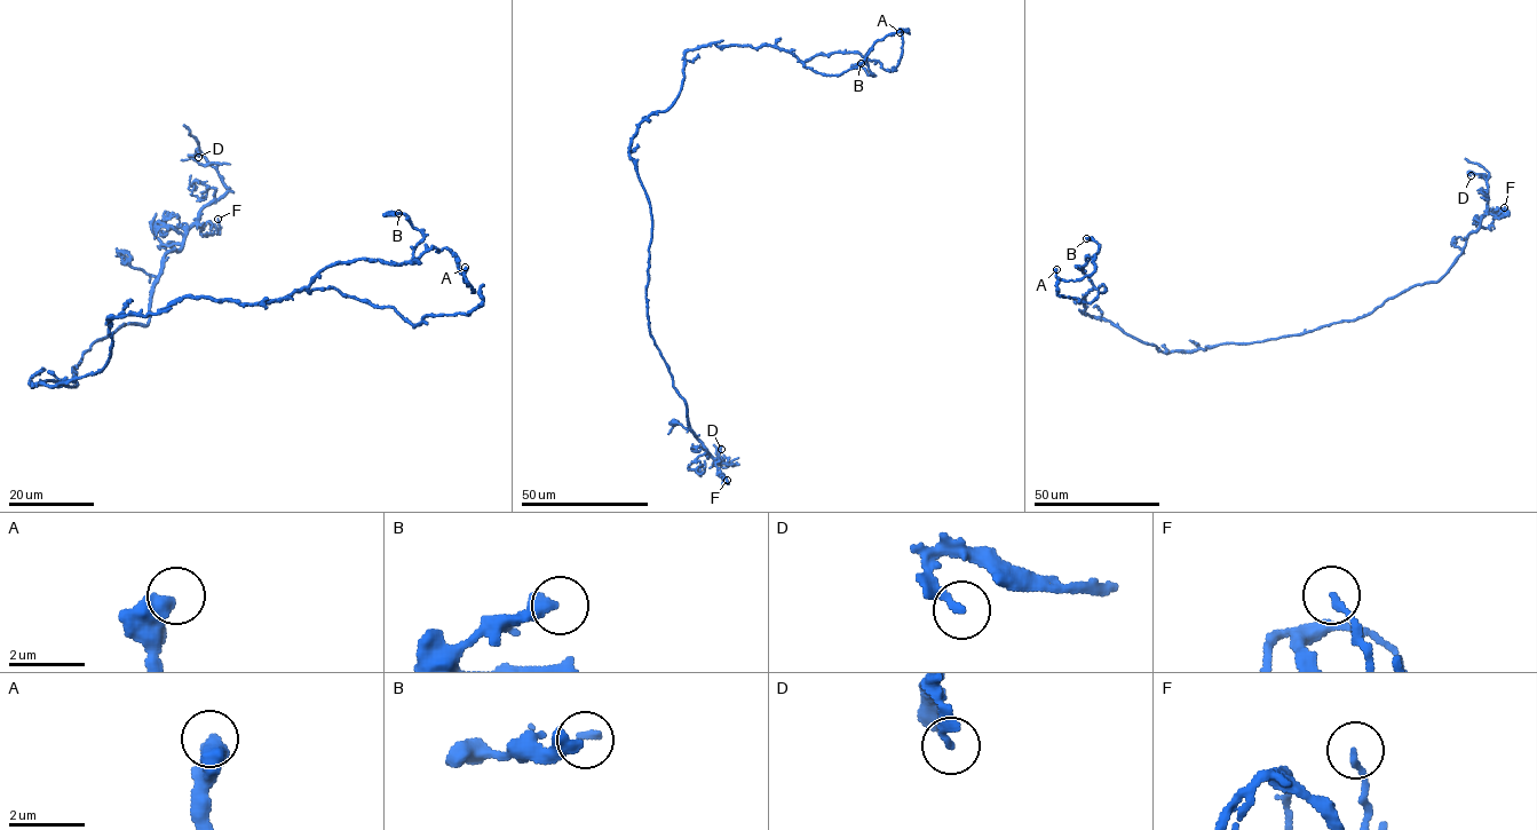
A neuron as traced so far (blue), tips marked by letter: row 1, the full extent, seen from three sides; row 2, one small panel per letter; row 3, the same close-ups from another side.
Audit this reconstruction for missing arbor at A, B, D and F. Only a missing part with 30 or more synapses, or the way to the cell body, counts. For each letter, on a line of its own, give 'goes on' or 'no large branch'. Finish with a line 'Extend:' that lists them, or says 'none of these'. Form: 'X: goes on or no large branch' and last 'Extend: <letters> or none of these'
A: no large branch
B: no large branch
D: no large branch
F: no large branch
Extend: none of these

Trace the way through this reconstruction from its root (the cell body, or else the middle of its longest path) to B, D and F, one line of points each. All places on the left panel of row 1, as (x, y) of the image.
B: (34, 384), (101, 370), (110, 317), (262, 303), (337, 263), (407, 262), (424, 236), (398, 213)
D: (34, 384), (76, 386), (90, 347), (148, 324), (161, 258), (227, 190), (198, 157)
F: (34, 384), (76, 386), (72, 368), (90, 347), (148, 324), (161, 258), (196, 223), (216, 230), (218, 219)

